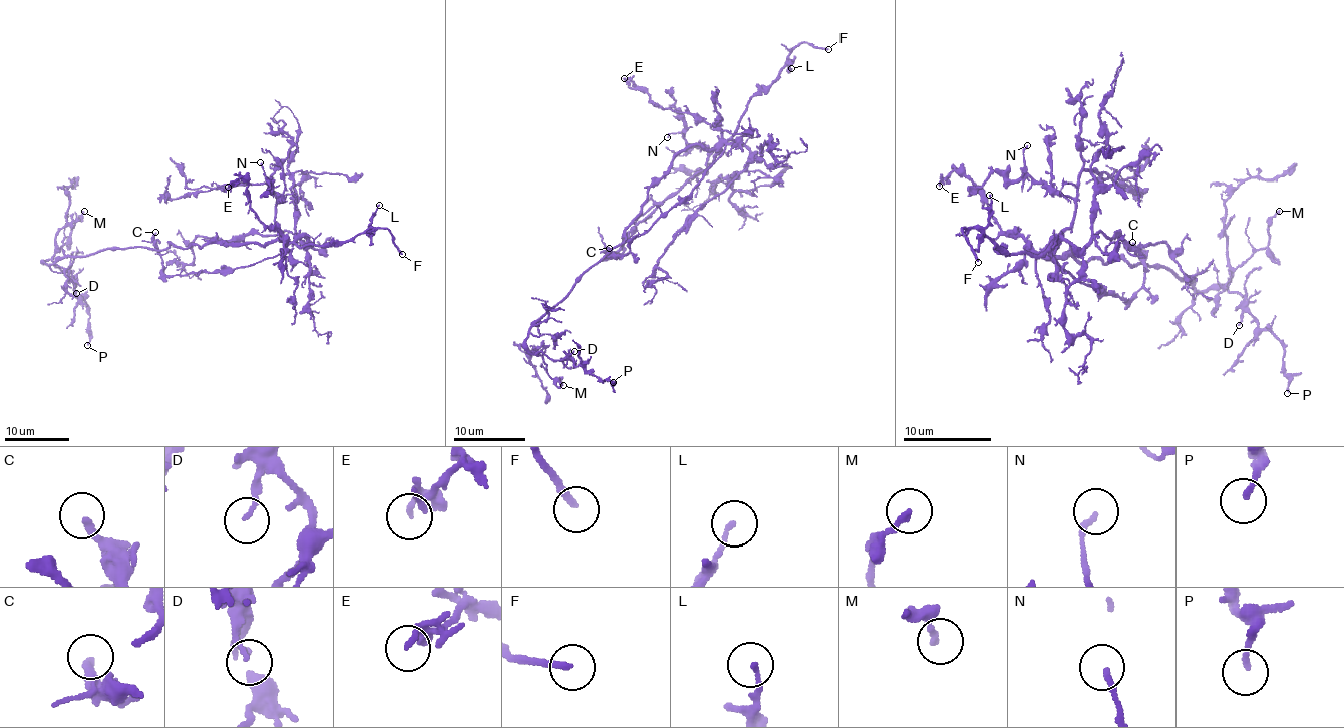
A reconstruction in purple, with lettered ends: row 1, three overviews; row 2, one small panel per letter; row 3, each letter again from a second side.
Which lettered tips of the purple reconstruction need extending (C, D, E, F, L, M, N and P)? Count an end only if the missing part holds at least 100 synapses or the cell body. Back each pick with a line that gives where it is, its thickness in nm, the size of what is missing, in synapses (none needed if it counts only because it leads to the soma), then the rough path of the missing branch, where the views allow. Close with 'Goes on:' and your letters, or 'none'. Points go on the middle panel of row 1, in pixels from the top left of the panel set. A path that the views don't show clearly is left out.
F: place (828, 49); calibre 200 nm
Goes on: F

